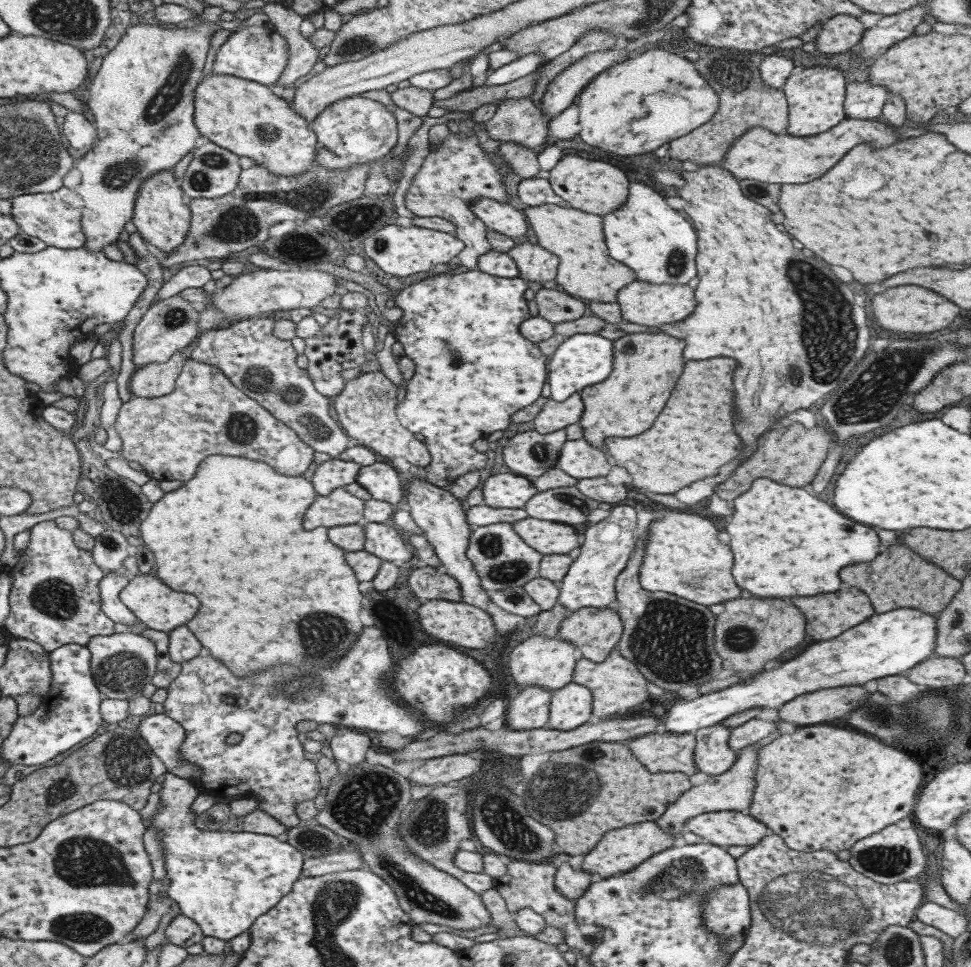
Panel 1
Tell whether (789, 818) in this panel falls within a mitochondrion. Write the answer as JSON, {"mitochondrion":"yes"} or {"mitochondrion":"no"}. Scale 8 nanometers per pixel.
{"mitochondrion":"no"}

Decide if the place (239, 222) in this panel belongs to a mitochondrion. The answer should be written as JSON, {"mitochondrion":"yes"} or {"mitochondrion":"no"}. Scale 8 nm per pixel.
{"mitochondrion":"yes"}

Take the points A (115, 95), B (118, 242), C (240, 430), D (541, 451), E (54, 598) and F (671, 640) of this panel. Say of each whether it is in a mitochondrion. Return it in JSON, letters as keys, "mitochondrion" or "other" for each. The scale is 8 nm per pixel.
{"A":"other","B":"other","C":"mitochondrion","D":"mitochondrion","E":"mitochondrion","F":"mitochondrion"}

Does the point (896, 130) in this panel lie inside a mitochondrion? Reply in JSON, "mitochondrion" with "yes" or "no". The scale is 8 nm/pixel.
{"mitochondrion":"no"}

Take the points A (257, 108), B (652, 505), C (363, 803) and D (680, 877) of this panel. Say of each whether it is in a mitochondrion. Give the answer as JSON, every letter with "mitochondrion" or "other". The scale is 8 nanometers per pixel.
{"A":"other","B":"other","C":"mitochondrion","D":"mitochondrion"}

